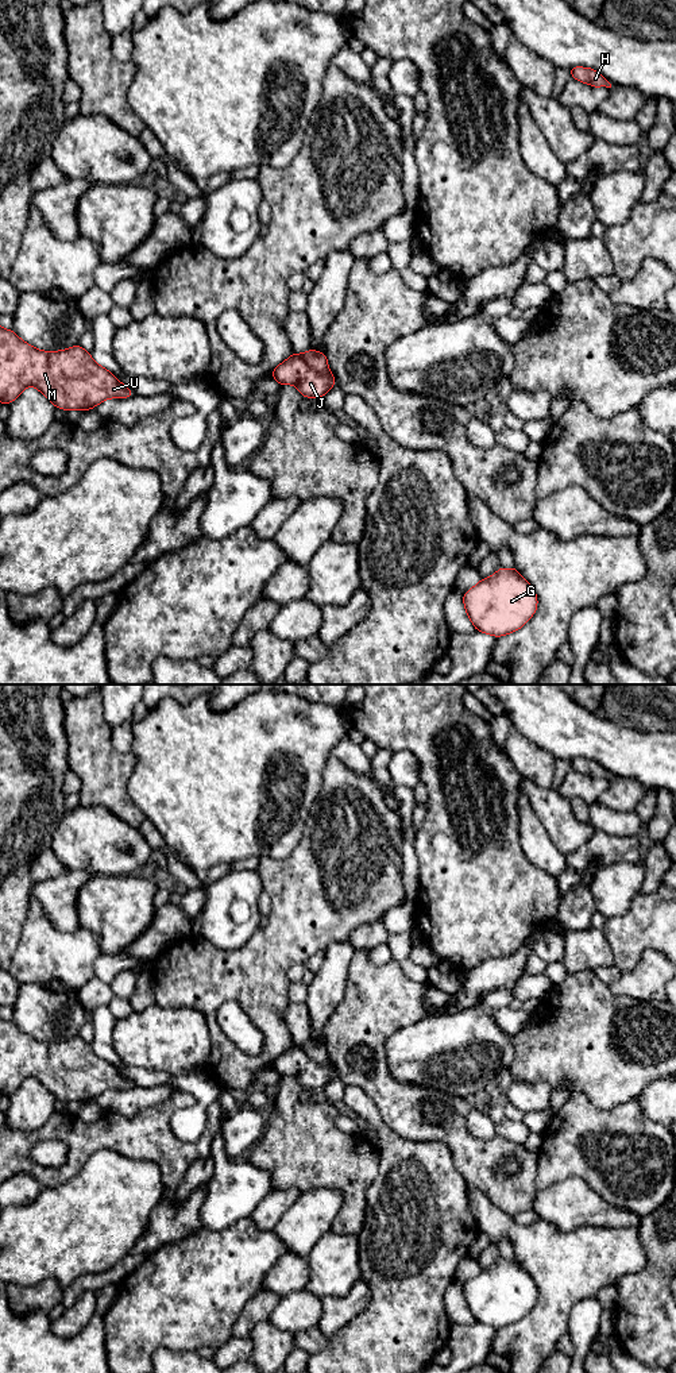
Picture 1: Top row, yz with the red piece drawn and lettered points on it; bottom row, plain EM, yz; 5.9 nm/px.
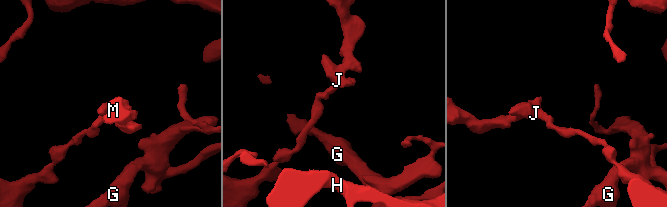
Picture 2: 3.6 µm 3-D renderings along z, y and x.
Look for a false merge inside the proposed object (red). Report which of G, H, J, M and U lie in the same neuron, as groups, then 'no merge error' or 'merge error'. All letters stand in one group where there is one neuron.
groups G H J / M U; merge error

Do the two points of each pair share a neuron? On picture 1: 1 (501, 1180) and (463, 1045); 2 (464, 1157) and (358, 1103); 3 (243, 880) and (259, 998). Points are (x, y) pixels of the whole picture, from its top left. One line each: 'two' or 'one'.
1: two
2: two
3: two

